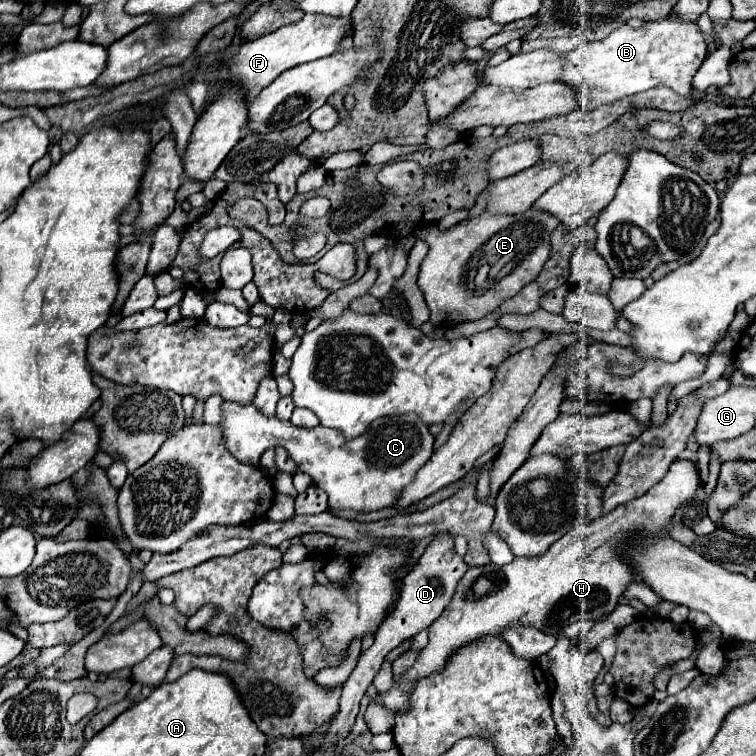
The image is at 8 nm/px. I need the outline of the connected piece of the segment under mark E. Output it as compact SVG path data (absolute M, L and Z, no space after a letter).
M531 206L521 214L509 214L509 216L493 214L485 210L477 218L463 220L443 232L437 226L419 230L417 236L427 240L429 244L429 252L421 262L419 278L417 278L417 284L431 312L429 320L437 326L453 326L467 320L479 320L485 314L499 308L501 302L517 296L521 288L533 282L539 276L541 268L545 266L551 254L551 232L557 228L557 224L559 224L557 216Z

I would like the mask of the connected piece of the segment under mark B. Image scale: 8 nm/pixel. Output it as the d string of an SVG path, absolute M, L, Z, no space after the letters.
M667 16L663 20L645 22L639 28L623 24L611 36L601 42L587 42L573 52L565 54L565 72L561 82L571 82L575 88L587 86L593 94L581 100L591 108L607 102L651 90L655 86L669 86L679 94L691 92L691 80L703 60L709 54L707 42L701 38L701 30L695 22Z

